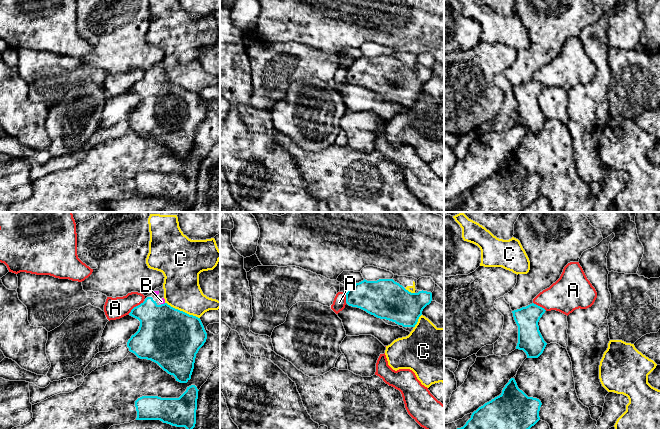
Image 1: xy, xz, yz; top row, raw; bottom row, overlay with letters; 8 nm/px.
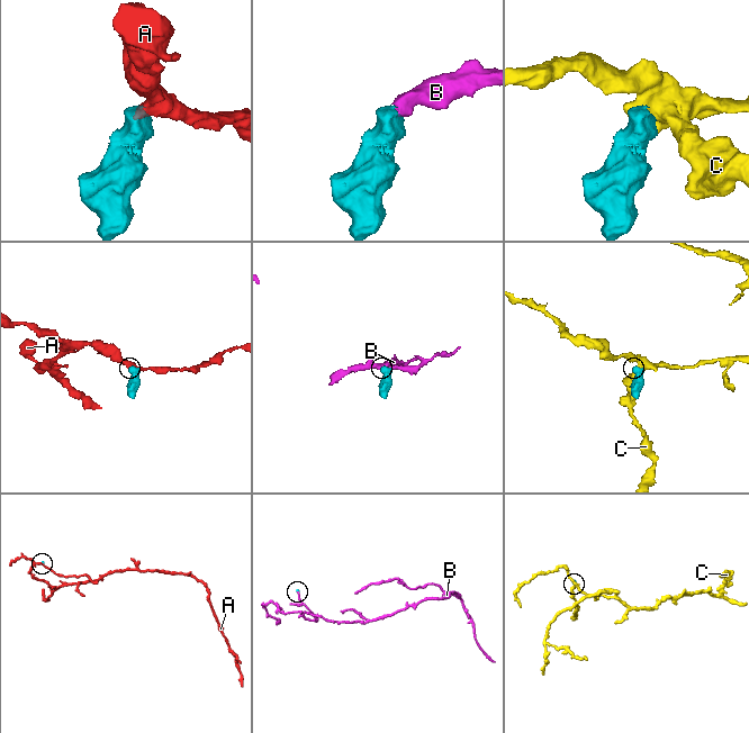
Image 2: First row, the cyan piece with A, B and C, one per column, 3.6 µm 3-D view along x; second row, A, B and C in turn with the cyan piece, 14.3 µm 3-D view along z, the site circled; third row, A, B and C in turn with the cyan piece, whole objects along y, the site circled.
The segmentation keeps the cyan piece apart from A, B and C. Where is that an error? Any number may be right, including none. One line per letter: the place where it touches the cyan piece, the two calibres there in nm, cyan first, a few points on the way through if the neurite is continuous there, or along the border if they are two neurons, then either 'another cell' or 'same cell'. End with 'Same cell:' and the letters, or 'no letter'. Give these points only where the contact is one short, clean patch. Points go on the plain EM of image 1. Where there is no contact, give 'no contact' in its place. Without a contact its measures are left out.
A: meets cyan in xy at (136, 82); 340 nm thick on the cyan side, 180 nm on the other; border along xy (143, 78), (136, 81), (128, 89); another cell
B: meets cyan in xy at (162, 80); 440 nm thick on the cyan side, 50 nm on the other; runs through xy (165, 111), (162, 80), (161, 77); same cell
C: meets cyan in xy at (182, 87); 460 nm thick on the cyan side, 300 nm on the other; another cell
Same cell: B

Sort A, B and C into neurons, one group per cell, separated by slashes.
A / B / C

